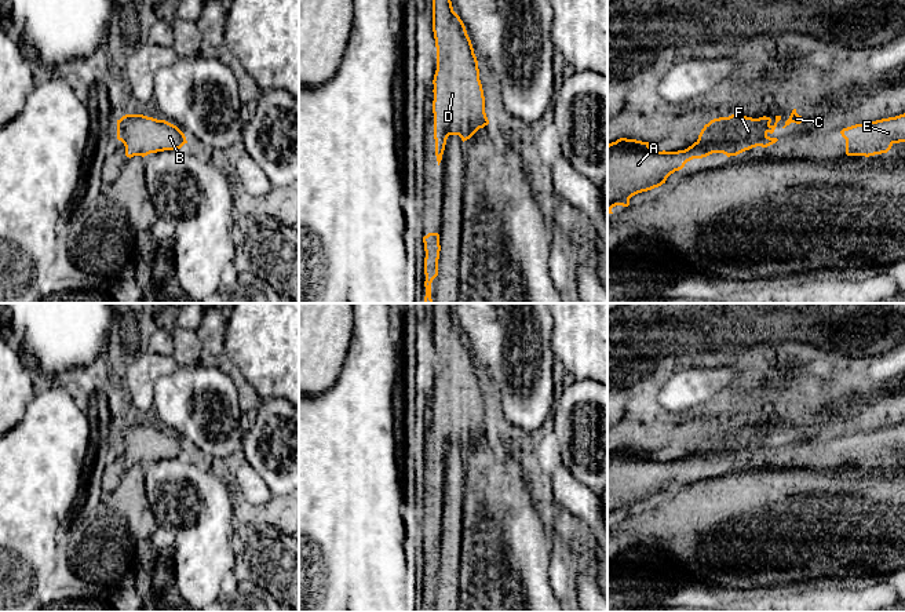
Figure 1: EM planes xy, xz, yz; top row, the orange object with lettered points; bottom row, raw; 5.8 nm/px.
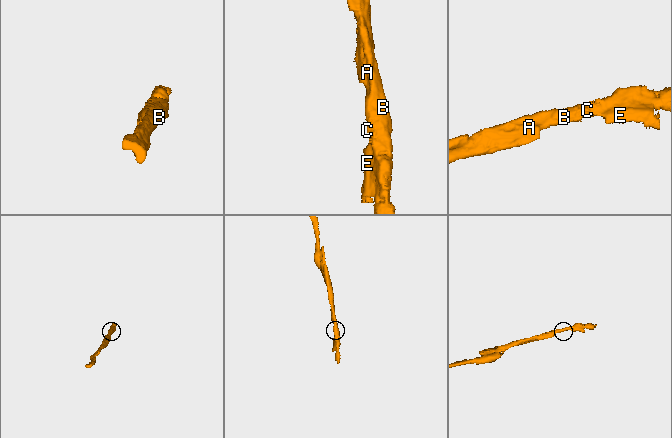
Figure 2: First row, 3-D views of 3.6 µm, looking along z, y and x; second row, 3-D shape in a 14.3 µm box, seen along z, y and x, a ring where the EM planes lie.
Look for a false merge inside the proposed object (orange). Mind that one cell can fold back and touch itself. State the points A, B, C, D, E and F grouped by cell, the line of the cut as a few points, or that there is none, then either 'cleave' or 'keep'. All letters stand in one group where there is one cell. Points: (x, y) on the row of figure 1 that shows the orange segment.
A B C D E F | no cut | keep

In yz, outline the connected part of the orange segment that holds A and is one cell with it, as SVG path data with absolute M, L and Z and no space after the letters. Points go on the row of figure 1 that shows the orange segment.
M731 114L711 120L701 130L698 139L685 150L657 152L649 142L620 138L607 145L607 214L616 205L628 207L630 198L665 183L667 178L693 159L712 153L737 156L756 146L776 143L770 138L781 116L752 119Z

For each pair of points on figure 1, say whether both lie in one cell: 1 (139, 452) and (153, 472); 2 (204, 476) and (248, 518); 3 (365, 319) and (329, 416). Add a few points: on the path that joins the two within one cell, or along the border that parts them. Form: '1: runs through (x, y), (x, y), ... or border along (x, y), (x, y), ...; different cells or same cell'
1: border along (179, 456), (150, 461), (143, 466); different cells
2: border along (232, 488), (234, 534); different cells
3: runs through (365, 343), (365, 381), (354, 392); same cell

